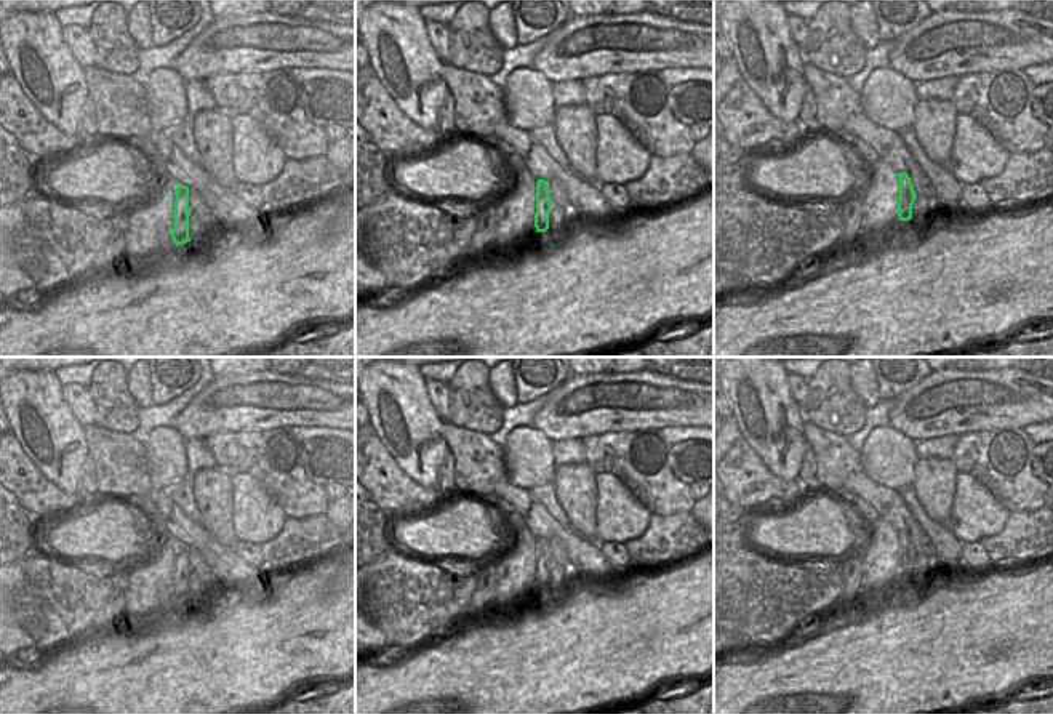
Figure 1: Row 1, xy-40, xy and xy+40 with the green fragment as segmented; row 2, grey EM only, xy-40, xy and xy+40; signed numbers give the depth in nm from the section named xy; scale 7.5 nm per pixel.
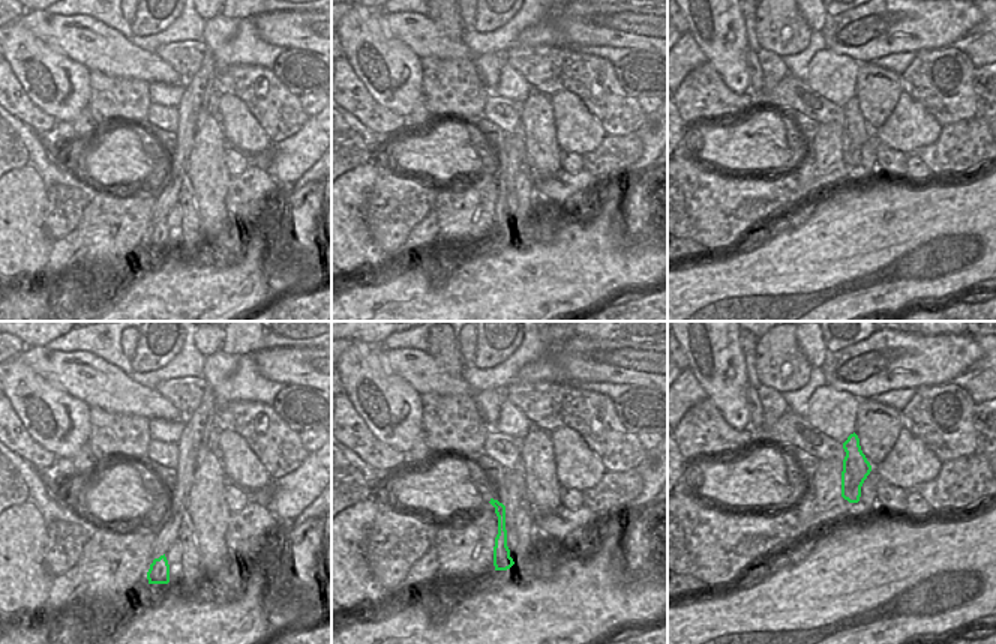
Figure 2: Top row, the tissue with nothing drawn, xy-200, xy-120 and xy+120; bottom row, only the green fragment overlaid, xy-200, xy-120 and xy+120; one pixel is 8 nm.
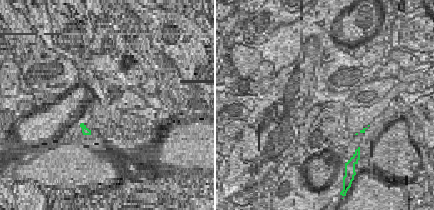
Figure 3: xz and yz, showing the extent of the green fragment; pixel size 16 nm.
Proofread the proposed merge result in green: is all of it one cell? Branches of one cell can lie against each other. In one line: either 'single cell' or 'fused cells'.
fused cells

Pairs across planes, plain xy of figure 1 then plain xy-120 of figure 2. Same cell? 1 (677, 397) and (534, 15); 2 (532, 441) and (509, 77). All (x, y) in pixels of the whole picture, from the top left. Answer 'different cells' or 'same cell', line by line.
1: different cells
2: different cells

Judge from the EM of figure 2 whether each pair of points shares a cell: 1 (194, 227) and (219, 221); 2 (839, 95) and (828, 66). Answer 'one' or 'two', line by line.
1: two
2: one

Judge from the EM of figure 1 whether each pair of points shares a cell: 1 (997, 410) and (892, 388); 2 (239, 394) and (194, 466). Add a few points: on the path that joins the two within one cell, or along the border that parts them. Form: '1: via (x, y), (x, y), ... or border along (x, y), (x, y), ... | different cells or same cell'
1: border along (930, 373), (892, 399) | different cells
2: border along (186, 437), (204, 439) | different cells

